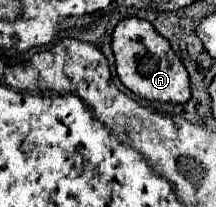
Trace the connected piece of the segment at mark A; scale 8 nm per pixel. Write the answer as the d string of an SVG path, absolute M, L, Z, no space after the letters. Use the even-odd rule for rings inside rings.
M127 17L121 19L113 31L113 53L115 53L115 67L121 83L133 91L135 95L149 99L149 101L163 101L163 103L187 103L189 93L189 75L181 63L181 59L173 53L169 41L159 35L149 21ZM157 49L157 55L151 53Z

